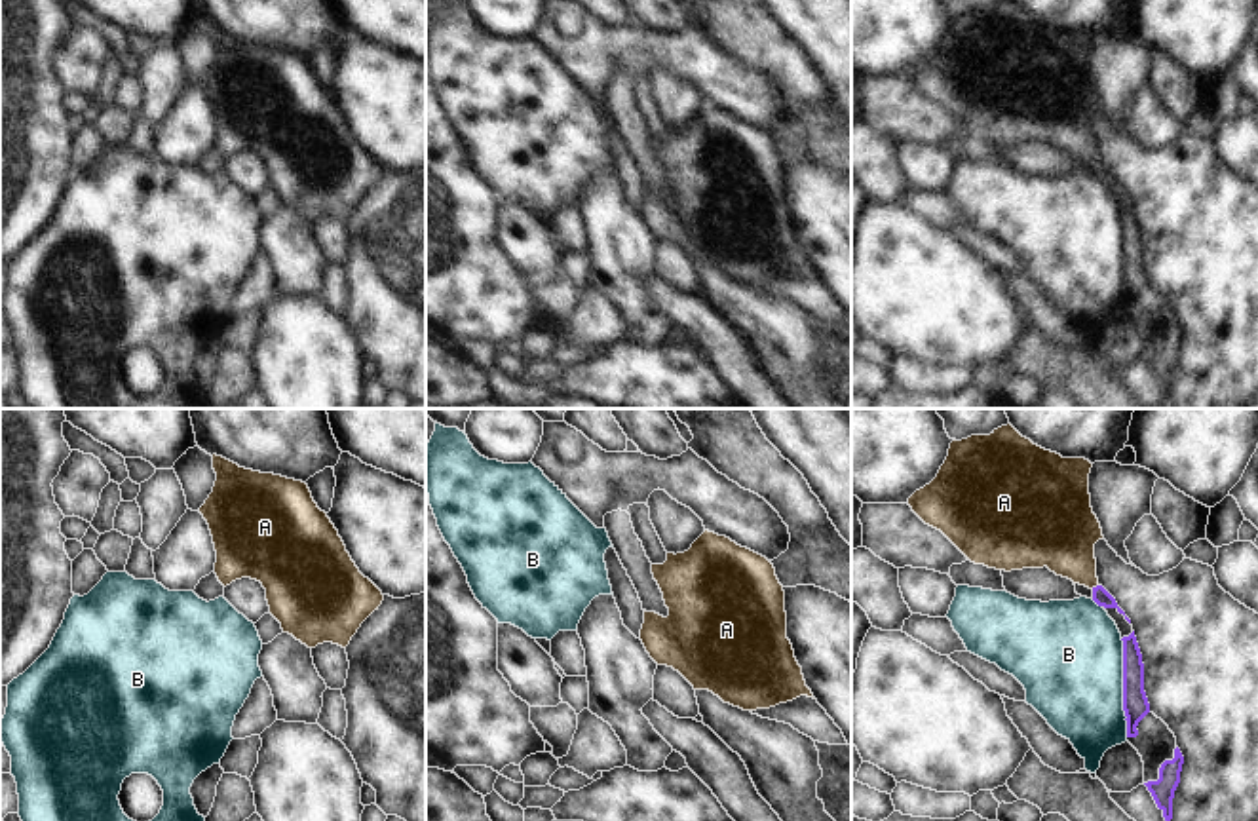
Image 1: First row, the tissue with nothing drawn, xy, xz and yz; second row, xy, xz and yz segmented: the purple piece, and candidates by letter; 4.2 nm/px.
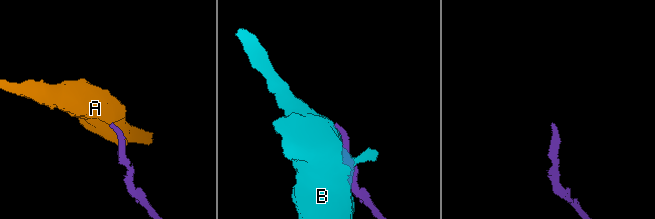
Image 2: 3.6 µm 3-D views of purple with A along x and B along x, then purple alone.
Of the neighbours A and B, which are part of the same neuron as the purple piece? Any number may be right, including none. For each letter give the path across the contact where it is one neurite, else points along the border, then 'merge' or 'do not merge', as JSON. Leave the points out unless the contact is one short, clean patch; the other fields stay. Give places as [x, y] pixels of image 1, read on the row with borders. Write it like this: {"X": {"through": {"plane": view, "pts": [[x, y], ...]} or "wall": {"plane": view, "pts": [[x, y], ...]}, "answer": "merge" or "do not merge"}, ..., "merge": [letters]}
{"A": {"through": {"plane": "yz", "pts": [[1101, 595], [1093, 588], [1063, 538]]}, "answer": "merge"}, "B": {"answer": "do not merge"}, "merge": ["A"]}

